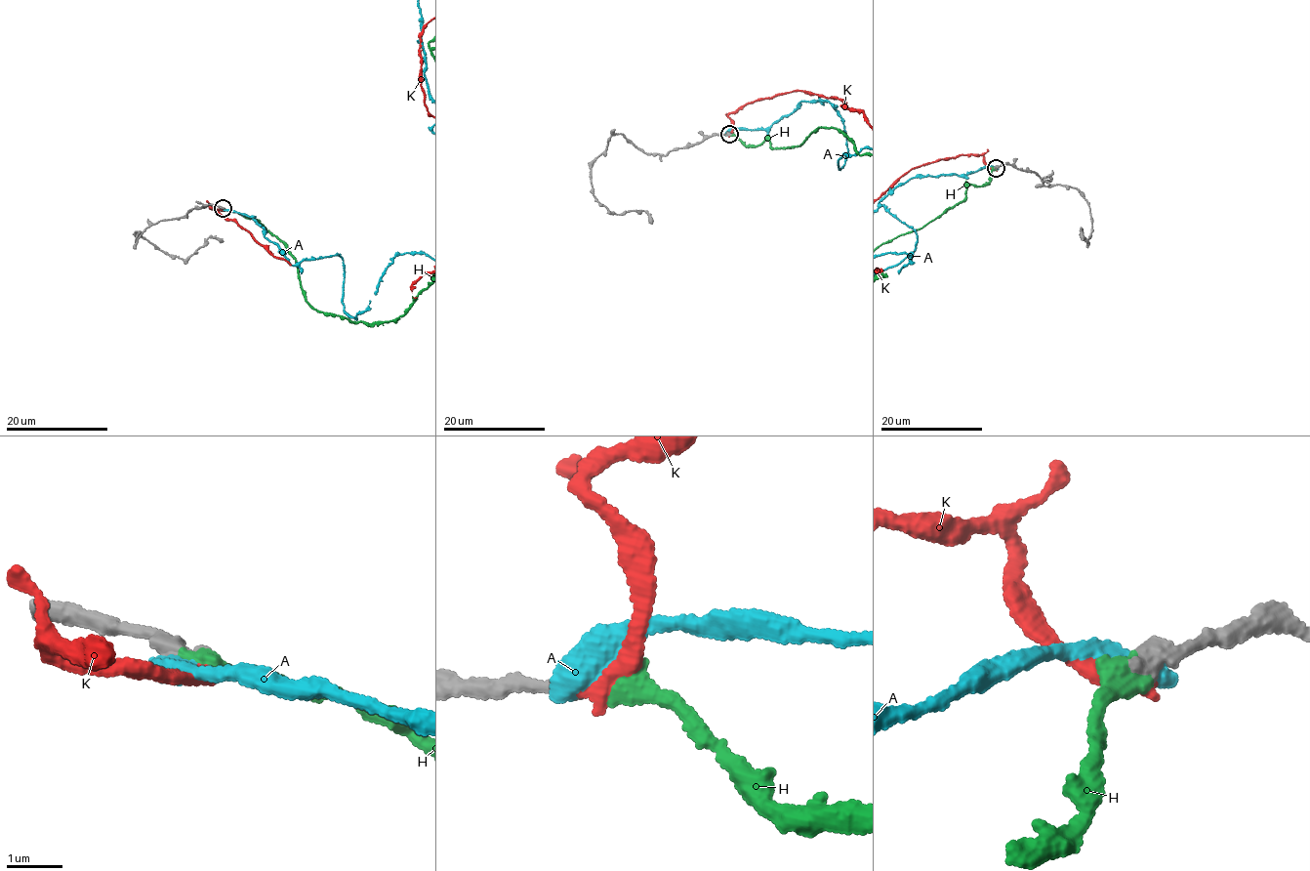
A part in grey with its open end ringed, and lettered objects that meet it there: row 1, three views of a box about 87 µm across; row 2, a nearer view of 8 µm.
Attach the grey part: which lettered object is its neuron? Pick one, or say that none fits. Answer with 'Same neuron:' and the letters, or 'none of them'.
Same neuron: H

